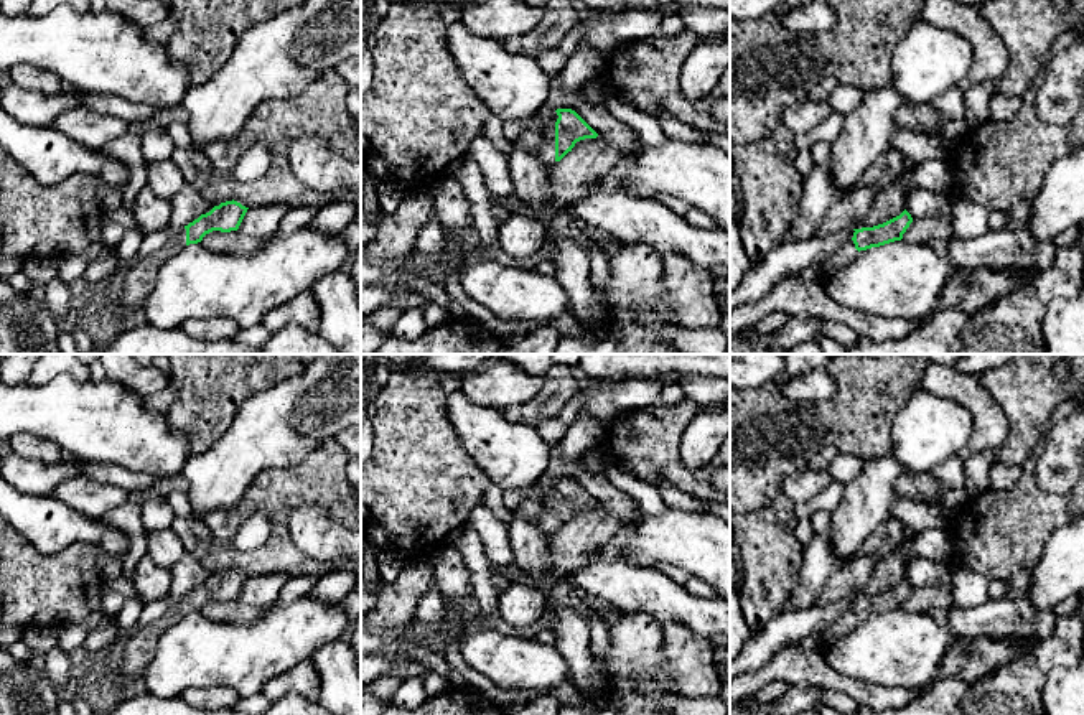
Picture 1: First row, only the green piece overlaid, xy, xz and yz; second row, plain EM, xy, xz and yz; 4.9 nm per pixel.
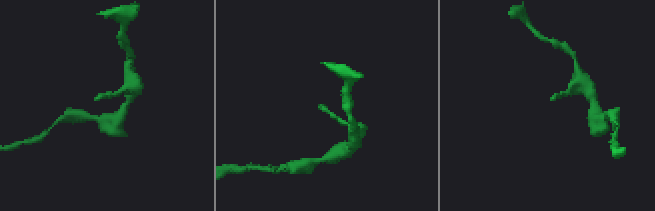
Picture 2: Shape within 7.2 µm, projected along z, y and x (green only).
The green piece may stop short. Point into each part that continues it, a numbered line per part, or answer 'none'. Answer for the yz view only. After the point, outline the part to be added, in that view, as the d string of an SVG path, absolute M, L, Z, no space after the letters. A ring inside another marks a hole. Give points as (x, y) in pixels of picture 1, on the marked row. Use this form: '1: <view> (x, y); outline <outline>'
1: yz (847, 252); outline M853 241L843 244L832 257L814 265L815 280L819 283L824 283L837 270L850 265L857 259L857 254L858 254L858 250L855 249Z

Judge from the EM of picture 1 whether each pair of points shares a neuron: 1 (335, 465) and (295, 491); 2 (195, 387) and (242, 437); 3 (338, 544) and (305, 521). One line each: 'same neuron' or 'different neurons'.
1: same neuron
2: different neurons
3: same neuron

